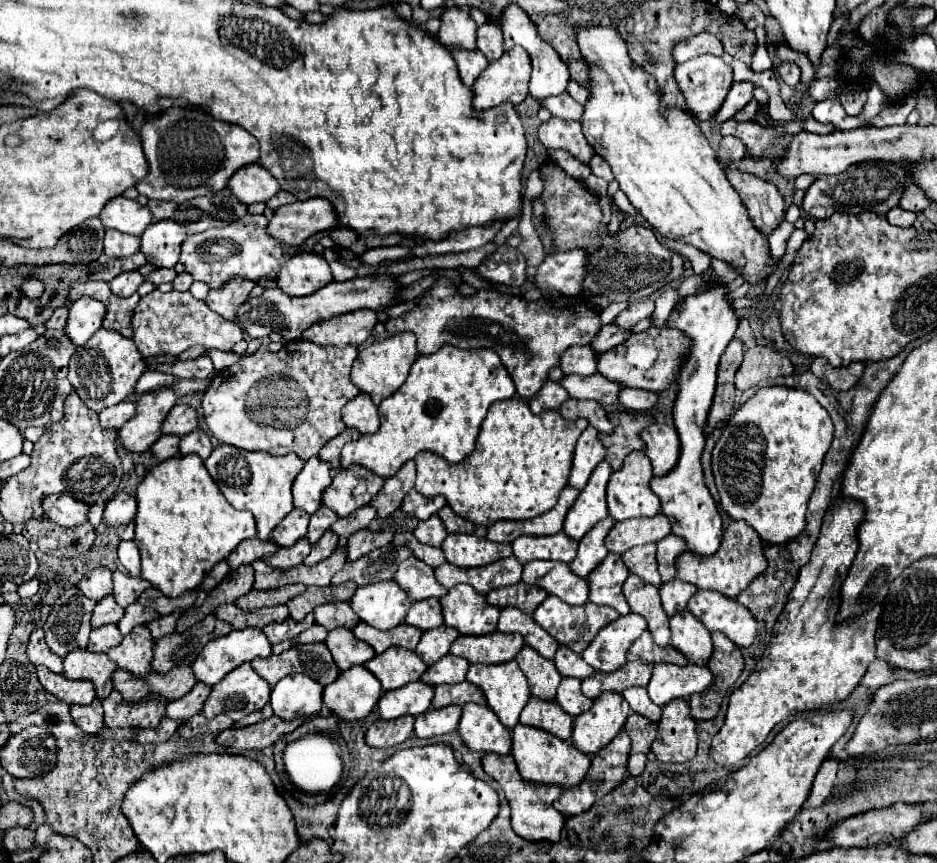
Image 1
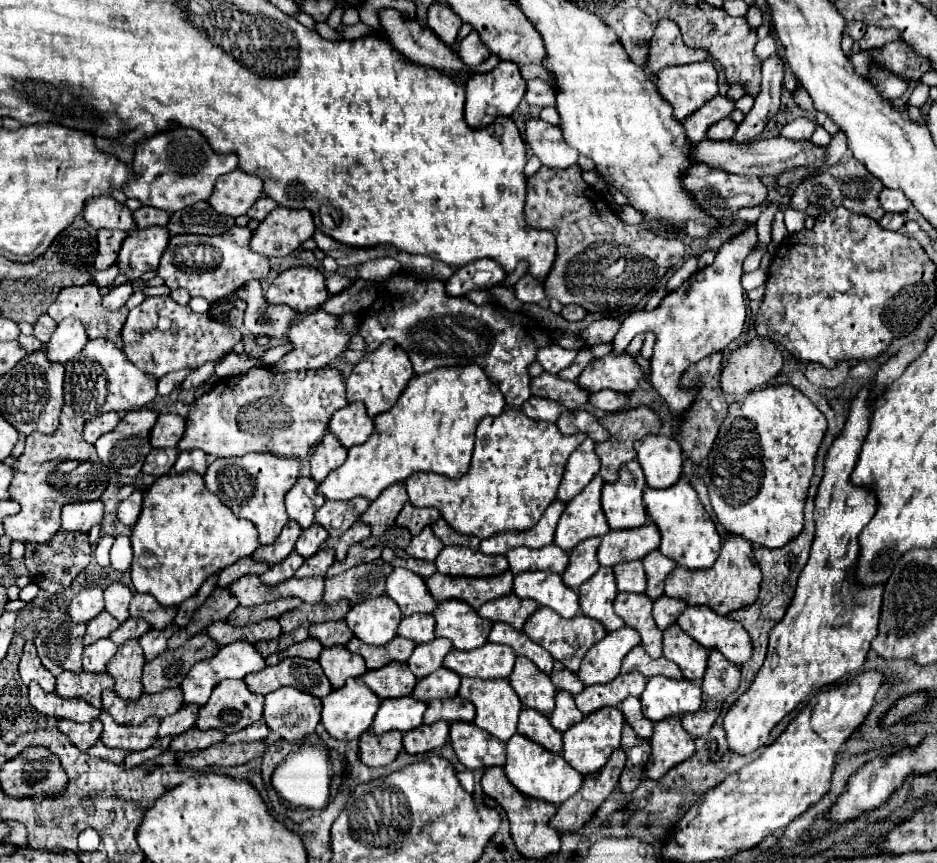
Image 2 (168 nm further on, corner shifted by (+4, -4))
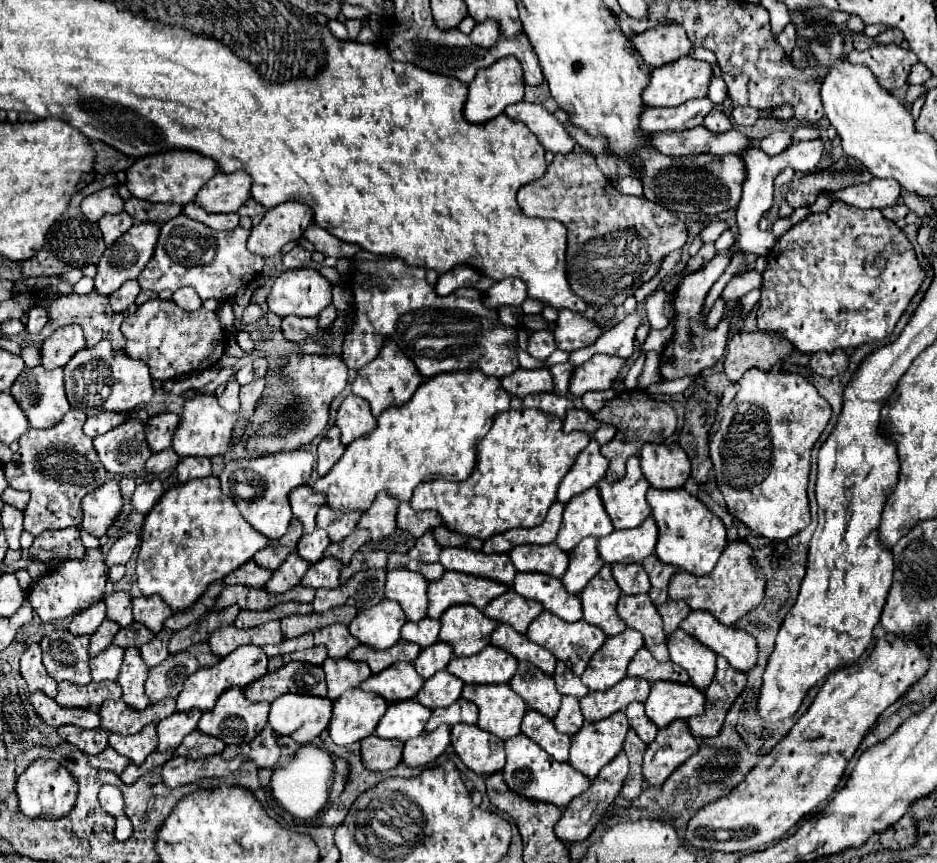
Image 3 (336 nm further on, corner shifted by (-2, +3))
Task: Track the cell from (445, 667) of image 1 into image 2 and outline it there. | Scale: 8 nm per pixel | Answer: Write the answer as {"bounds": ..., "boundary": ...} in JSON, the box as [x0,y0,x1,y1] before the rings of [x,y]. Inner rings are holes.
{"bounds":[412,668,460,702],"boundary":[[[440,668],[432,672],[432,676],[426,676],[424,680],[418,680],[412,698],[420,702],[430,702],[430,700],[446,700],[456,696],[460,686],[460,676],[456,672],[448,672],[448,668]]]}

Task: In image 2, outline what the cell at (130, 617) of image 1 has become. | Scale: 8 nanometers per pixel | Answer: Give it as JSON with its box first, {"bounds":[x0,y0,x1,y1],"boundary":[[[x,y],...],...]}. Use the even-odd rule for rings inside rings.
{"bounds":[110,618,150,646],"boundary":[[[128,618],[124,624],[120,624],[120,628],[116,632],[112,632],[110,640],[116,644],[116,646],[122,646],[126,640],[132,640],[132,638],[140,638],[142,634],[146,634],[150,628],[148,624],[144,624],[144,620],[132,620]]]}

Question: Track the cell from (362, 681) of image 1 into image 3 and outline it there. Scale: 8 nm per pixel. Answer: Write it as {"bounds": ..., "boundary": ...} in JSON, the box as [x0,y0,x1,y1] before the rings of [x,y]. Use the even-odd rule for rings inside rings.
{"bounds":[328,689,388,745],"boundary":[[[348,689],[334,701],[328,733],[336,745],[350,745],[374,733],[388,703],[364,689]]]}

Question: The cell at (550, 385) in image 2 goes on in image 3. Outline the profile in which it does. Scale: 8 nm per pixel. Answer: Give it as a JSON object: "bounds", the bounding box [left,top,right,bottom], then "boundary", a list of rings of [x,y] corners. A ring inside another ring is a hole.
{"bounds":[502,369,554,397],"boundary":[[[518,369],[510,377],[502,379],[502,387],[518,397],[526,397],[532,393],[552,393],[554,391],[554,379],[550,377],[548,369]]]}

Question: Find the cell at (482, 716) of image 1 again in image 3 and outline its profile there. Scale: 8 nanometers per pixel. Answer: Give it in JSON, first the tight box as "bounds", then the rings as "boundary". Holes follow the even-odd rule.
{"bounds":[452,725,504,775],"boundary":[[[454,725],[452,747],[468,769],[480,775],[490,775],[504,769],[504,741],[476,725]]]}

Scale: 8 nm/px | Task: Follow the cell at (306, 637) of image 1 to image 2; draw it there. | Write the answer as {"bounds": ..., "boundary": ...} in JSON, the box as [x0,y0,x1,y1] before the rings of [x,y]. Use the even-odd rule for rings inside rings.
{"bounds":[278,638,322,660],"boundary":[[[308,638],[308,640],[304,640],[304,642],[300,642],[300,644],[294,644],[292,648],[286,648],[284,652],[278,652],[278,658],[284,660],[284,658],[288,658],[288,656],[294,656],[294,658],[318,660],[320,652],[322,652],[322,644],[316,642],[316,640],[312,640],[312,638]]]}

